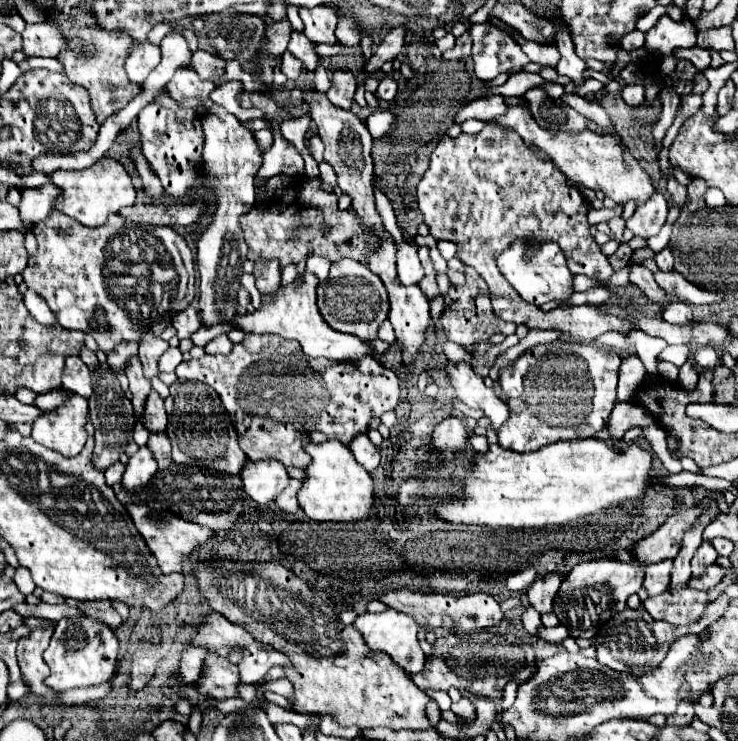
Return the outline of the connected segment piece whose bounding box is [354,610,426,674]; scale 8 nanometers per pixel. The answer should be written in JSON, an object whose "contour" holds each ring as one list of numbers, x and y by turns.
{"contour":[[386,610,386,612,380,612,380,614,366,612,366,614,358,616,354,626,358,628,358,632,362,632,362,636,364,636,366,644,370,644,370,648,386,652,408,674,414,674,414,672,422,670,426,656,424,656,424,652,420,648,420,642,416,638,418,624,410,616,406,616,404,612,396,612,396,610]]}

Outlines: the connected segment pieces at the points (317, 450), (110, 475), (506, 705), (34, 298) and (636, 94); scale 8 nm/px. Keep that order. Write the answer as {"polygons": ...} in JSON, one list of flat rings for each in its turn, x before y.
{"polygons":[[[304,438,304,450,312,456,312,462,304,468,302,488,298,490,300,508,314,522,364,522,372,514,374,486,370,474,354,460,350,448,340,440,312,442]],[[114,462,108,470,106,470,106,482,109,486,114,486,122,480,122,474,124,474,124,464,122,462]],[[512,679,505,686,504,696,500,701,500,708,502,711,509,709,514,704,519,683,520,682,516,679]],[[28,290,24,294,24,304,30,310,30,314,40,322,40,324,50,324,50,326,58,326,58,322,54,320,54,314,50,312,46,300,42,296,38,296,34,290]],[[628,84,620,90,622,100,626,100,626,104,642,104,644,100,644,86,640,84]]]}

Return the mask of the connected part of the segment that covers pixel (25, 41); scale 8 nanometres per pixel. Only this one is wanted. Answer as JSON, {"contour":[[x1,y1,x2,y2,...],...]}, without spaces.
{"contour":[[48,22,26,24,26,30,22,32,22,52,26,56,56,58,58,52,64,48,66,40,62,36,60,26,52,26]]}

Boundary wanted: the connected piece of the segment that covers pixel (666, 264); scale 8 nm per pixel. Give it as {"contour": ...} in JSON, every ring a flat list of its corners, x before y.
{"contour":[[670,248,662,250,662,252,654,258,654,262,658,264,658,268,660,268,662,272,670,272,670,270,672,270,672,252,670,252]]}

